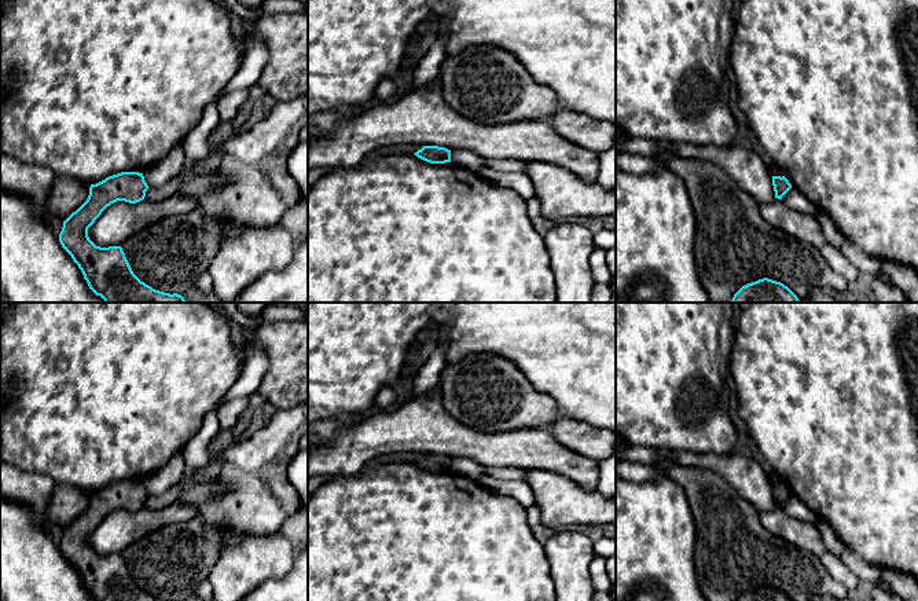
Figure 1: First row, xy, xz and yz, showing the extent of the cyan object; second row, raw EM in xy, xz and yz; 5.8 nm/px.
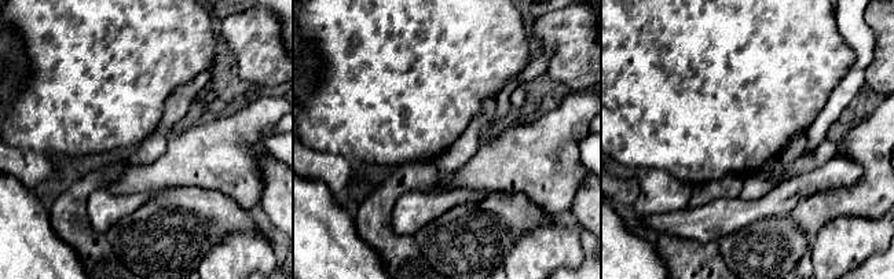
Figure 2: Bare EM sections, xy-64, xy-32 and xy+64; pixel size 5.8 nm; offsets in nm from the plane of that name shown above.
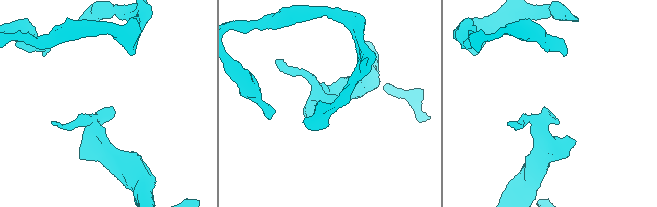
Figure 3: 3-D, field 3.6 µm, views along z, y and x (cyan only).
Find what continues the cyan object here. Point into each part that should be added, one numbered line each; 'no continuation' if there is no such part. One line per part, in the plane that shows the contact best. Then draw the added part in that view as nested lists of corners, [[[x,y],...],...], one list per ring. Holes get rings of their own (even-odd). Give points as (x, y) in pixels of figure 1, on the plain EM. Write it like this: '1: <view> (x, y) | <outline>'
no continuation

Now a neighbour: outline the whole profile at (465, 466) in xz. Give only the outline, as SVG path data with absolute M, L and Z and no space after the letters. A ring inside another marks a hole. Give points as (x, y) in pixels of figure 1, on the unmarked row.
M452 458L451 470L475 481L480 481L486 474L486 468L471 458Z

